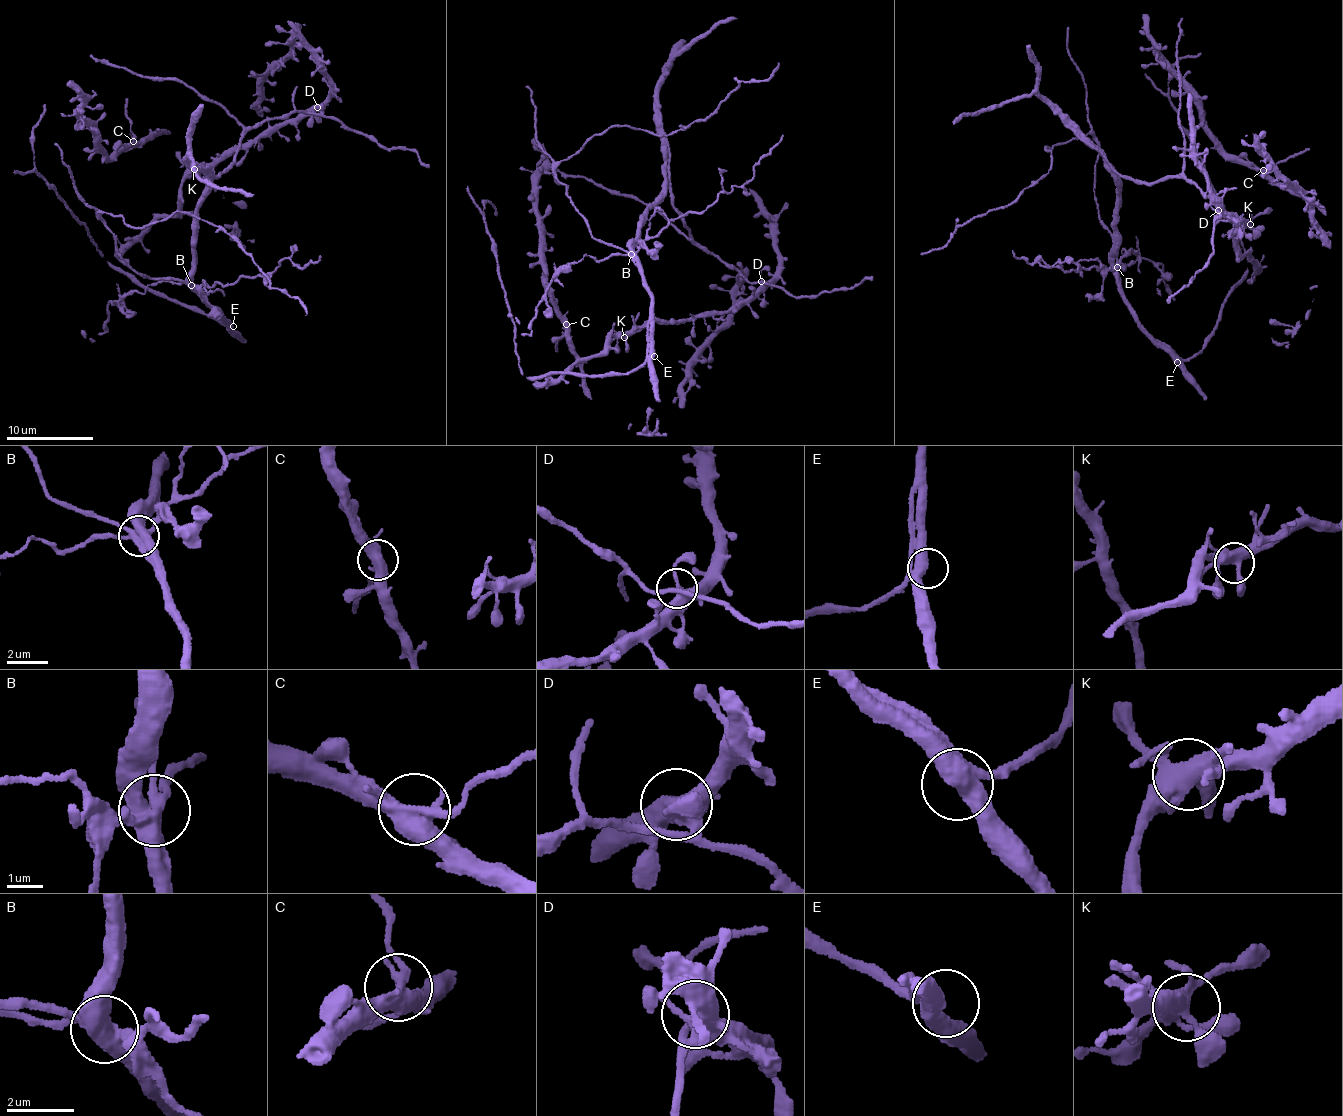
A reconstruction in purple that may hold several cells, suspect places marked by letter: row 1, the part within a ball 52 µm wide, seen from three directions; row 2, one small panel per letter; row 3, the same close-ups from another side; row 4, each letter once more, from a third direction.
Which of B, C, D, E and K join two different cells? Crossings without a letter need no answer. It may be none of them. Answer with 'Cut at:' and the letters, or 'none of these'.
Cut at: B, C

